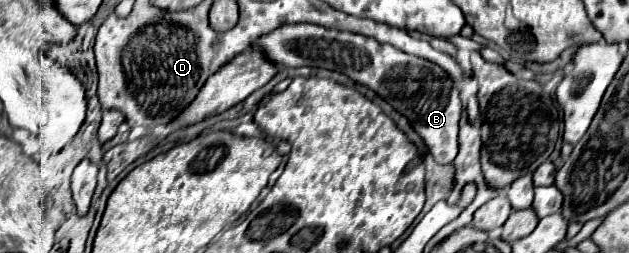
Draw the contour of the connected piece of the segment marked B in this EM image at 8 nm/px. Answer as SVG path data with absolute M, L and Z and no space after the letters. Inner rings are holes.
M317 25L279 27L273 33L261 37L255 45L259 45L271 61L277 61L281 65L323 67L343 73L351 81L373 89L393 109L397 109L411 121L413 129L419 133L427 151L437 163L449 165L455 159L459 149L457 133L463 105L459 99L459 89L449 79L449 75L435 63L415 55L407 55L391 45L381 45L375 39L357 33L333 31Z

